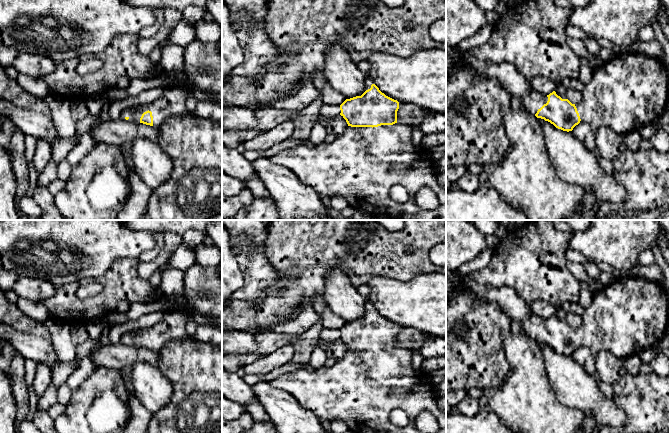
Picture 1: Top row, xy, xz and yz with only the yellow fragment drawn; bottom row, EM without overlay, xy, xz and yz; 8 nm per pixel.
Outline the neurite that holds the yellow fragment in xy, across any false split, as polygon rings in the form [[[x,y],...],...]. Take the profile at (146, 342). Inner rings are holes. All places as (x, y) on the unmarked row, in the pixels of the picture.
[[[181,308],[166,311],[162,319],[153,326],[125,332],[120,338],[120,343],[158,352],[169,342],[187,337],[186,311]]]

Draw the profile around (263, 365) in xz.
[[[288,344],[271,354],[258,358],[255,362],[244,366],[242,369],[246,374],[264,375],[291,361],[293,355],[294,347],[292,344]]]

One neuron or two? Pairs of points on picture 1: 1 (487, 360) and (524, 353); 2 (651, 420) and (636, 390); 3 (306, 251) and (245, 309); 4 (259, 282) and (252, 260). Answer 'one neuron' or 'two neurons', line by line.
1: two neurons
2: one neuron
3: one neuron
4: one neuron

